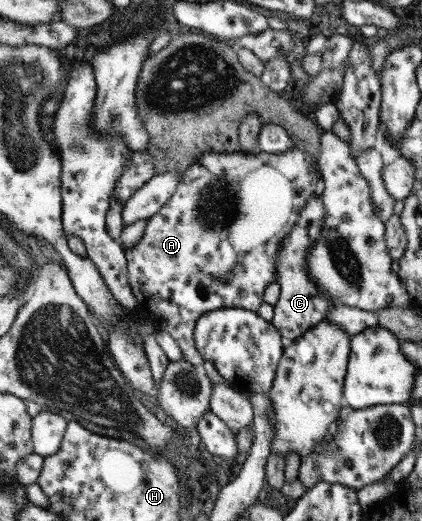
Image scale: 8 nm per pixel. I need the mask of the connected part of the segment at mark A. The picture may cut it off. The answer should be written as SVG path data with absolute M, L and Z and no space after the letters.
M294 144L283 154L204 152L182 172L180 183L168 202L146 218L141 238L134 246L122 246L127 283L137 303L136 310L145 311L156 330L169 334L181 349L182 360L196 368L204 362L195 350L192 334L195 322L203 313L227 308L251 312L259 309L265 288L277 282L275 260L283 236L297 222L306 200L319 193L320 185L314 162Z

